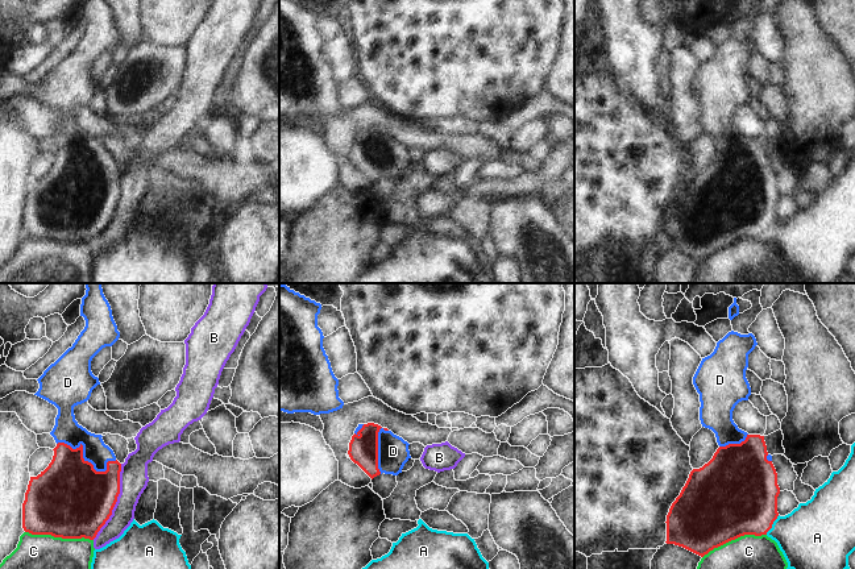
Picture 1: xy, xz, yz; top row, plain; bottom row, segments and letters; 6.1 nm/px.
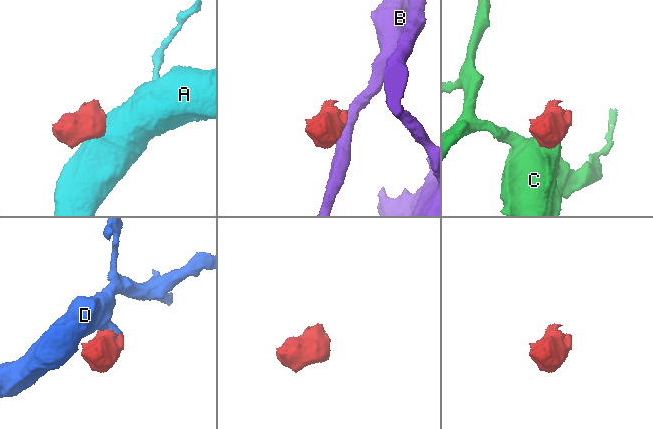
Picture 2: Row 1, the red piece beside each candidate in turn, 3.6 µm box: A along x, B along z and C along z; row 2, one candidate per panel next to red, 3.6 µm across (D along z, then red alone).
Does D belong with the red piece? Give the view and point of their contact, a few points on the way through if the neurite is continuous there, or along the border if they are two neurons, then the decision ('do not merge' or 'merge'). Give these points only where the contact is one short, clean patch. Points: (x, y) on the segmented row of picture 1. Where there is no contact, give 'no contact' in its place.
xy (86, 461) | across xy (71, 499), (83, 478), (86, 461), (82, 447), (66, 430) | merge

